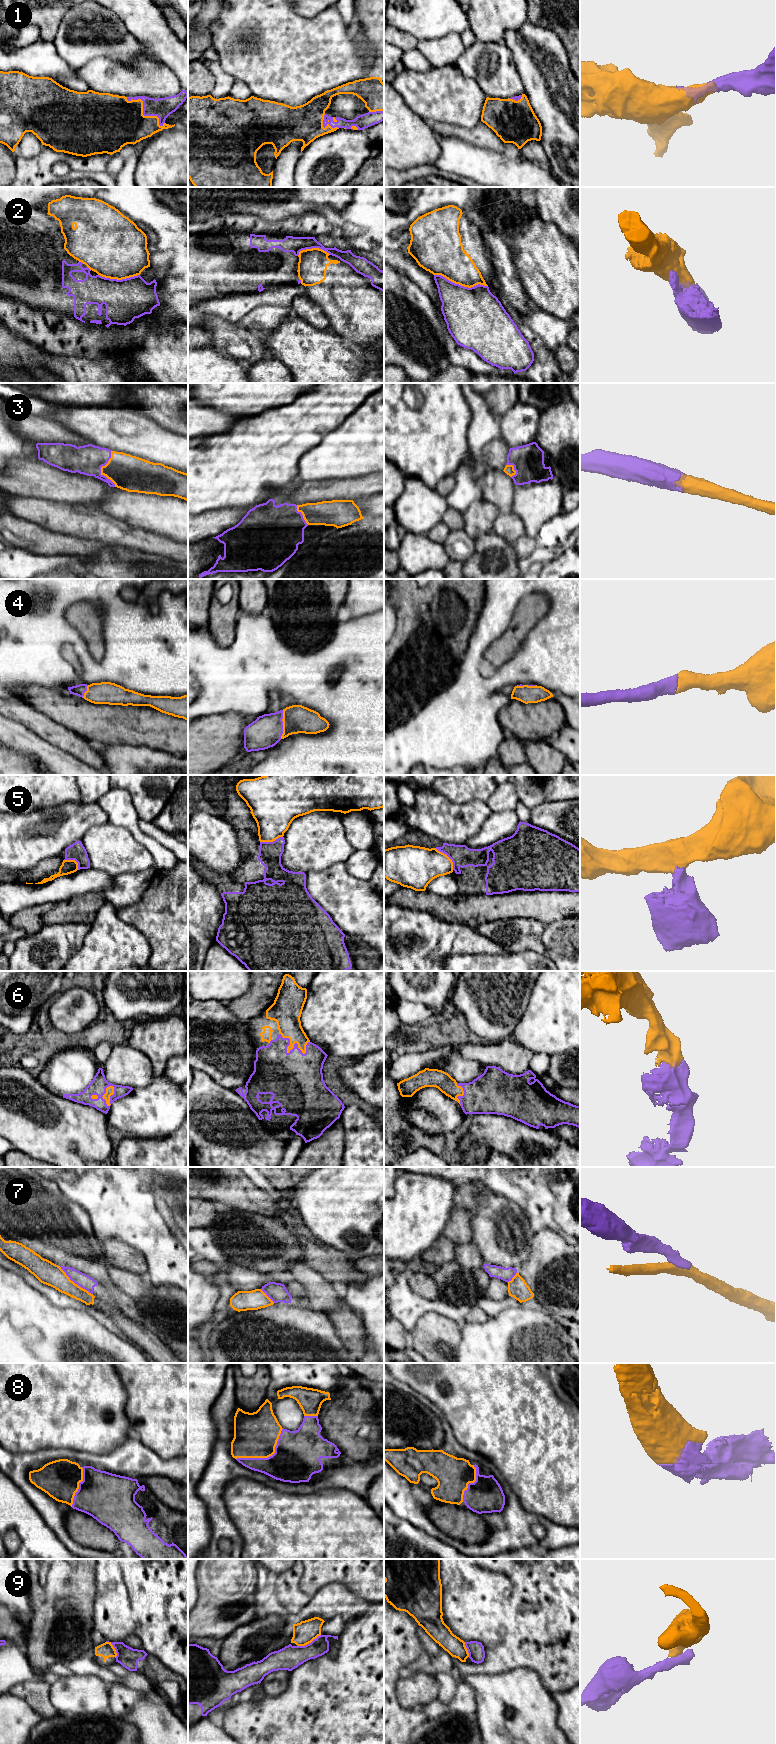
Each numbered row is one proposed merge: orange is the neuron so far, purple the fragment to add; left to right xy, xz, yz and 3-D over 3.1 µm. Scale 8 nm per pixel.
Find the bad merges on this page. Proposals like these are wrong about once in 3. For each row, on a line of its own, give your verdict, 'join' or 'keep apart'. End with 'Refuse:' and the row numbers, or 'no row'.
1: join
2: keep apart
3: join
4: join
5: keep apart
6: join
7: keep apart
8: join
9: keep apart
Refuse: 2, 5, 7, 9

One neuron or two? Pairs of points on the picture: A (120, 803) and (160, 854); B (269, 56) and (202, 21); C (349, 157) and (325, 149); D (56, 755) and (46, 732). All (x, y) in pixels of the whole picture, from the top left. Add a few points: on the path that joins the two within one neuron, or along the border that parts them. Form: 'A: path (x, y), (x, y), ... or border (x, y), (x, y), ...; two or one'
A: path (124, 816), (147, 842); one
B: border (222, 10), (209, 27), (210, 46); two
C: path (343, 153), (331, 151); one
D: border (32, 732), (73, 756); two

